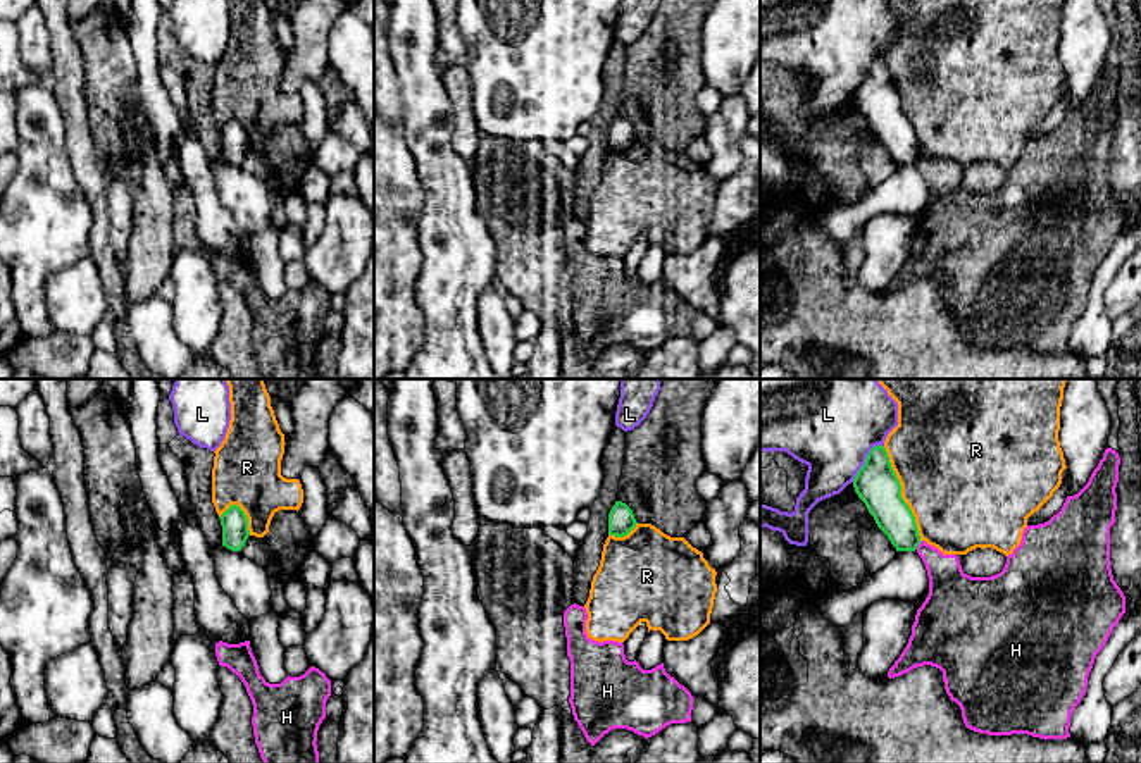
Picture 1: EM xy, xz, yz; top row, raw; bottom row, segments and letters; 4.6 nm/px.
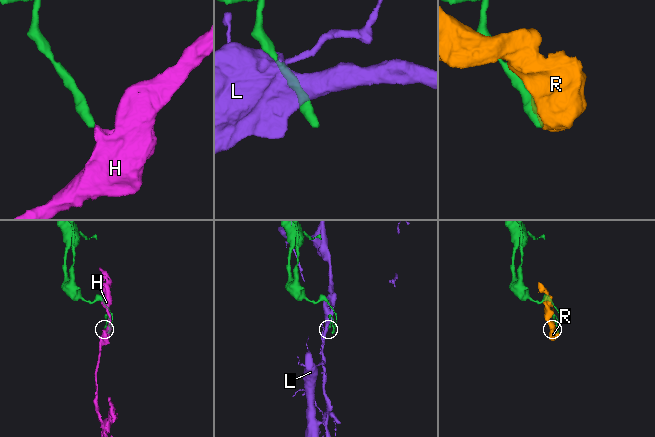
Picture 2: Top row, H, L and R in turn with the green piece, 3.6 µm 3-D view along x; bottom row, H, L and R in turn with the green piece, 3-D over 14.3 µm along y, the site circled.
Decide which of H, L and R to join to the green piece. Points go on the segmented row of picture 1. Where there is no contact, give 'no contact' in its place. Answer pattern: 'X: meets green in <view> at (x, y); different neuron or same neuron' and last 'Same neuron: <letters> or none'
H: meets green in yz at (919, 543); different neuron
L: meets green in yz at (866, 460); different neuron
R: meets green in yz at (900, 493); different neuron
Same neuron: none

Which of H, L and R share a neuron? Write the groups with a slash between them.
H / L / R

